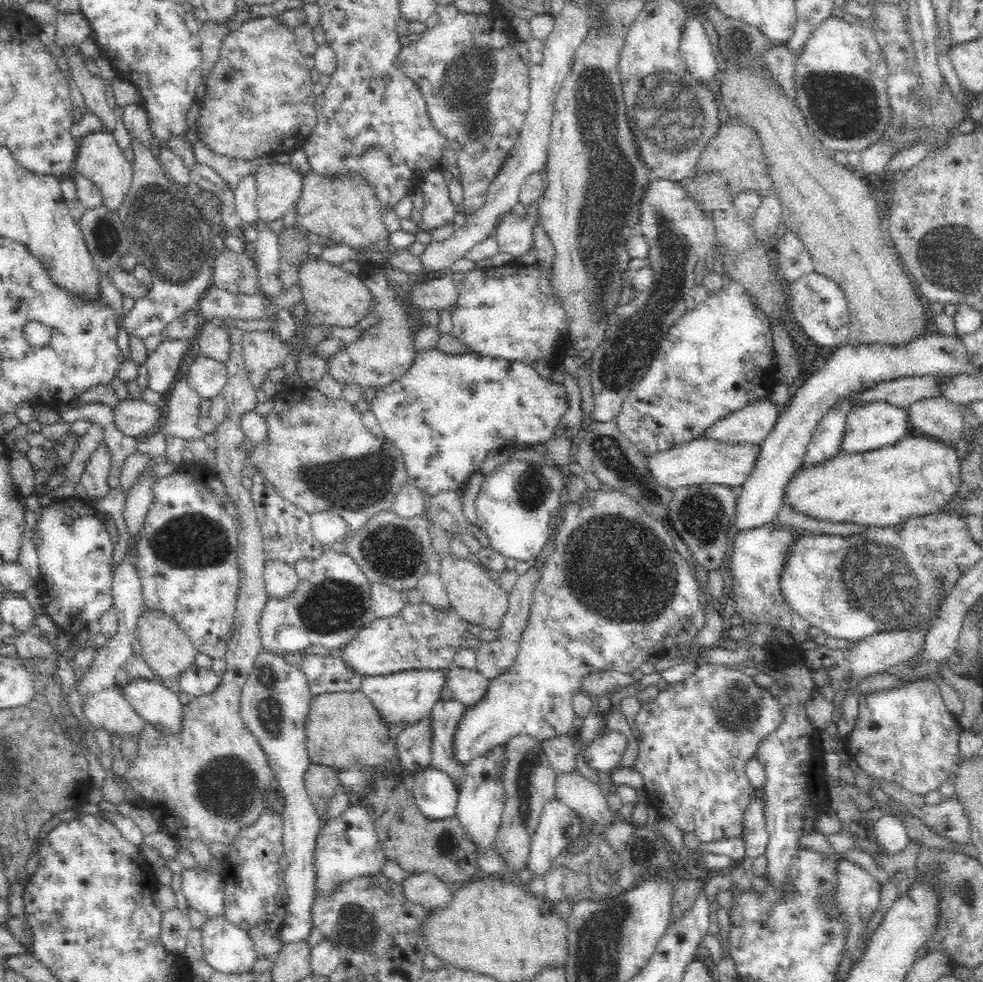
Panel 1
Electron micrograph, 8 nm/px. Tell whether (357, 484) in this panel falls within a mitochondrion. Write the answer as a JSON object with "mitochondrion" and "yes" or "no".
{"mitochondrion":"yes"}

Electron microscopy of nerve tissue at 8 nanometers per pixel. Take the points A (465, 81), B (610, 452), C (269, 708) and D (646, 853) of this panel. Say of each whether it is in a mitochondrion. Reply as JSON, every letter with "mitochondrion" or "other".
{"A":"mitochondrion","B":"mitochondrion","C":"mitochondrion","D":"mitochondrion"}

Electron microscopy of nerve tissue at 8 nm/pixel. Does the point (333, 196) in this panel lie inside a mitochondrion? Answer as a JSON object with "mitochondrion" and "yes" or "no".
{"mitochondrion":"yes"}

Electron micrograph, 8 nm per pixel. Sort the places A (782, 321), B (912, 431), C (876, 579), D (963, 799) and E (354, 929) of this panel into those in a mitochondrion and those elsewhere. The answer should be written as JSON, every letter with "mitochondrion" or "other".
{"A":"other","B":"other","C":"mitochondrion","D":"other","E":"mitochondrion"}

